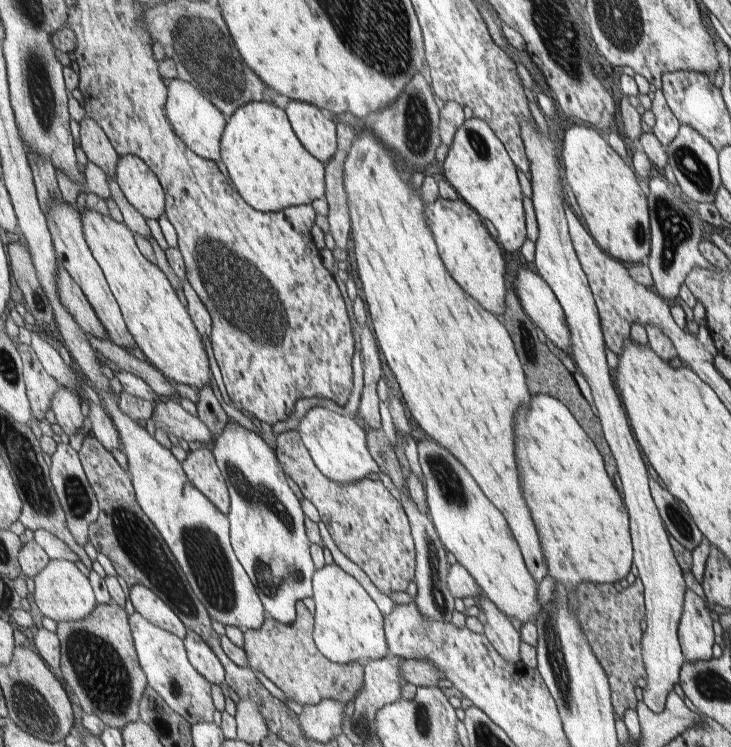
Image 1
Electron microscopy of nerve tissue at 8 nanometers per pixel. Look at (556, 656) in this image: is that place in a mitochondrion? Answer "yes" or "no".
yes

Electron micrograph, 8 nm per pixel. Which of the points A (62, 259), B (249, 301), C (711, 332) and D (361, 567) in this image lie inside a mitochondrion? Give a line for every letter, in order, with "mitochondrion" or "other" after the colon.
A: other
B: mitochondrion
C: other
D: other

